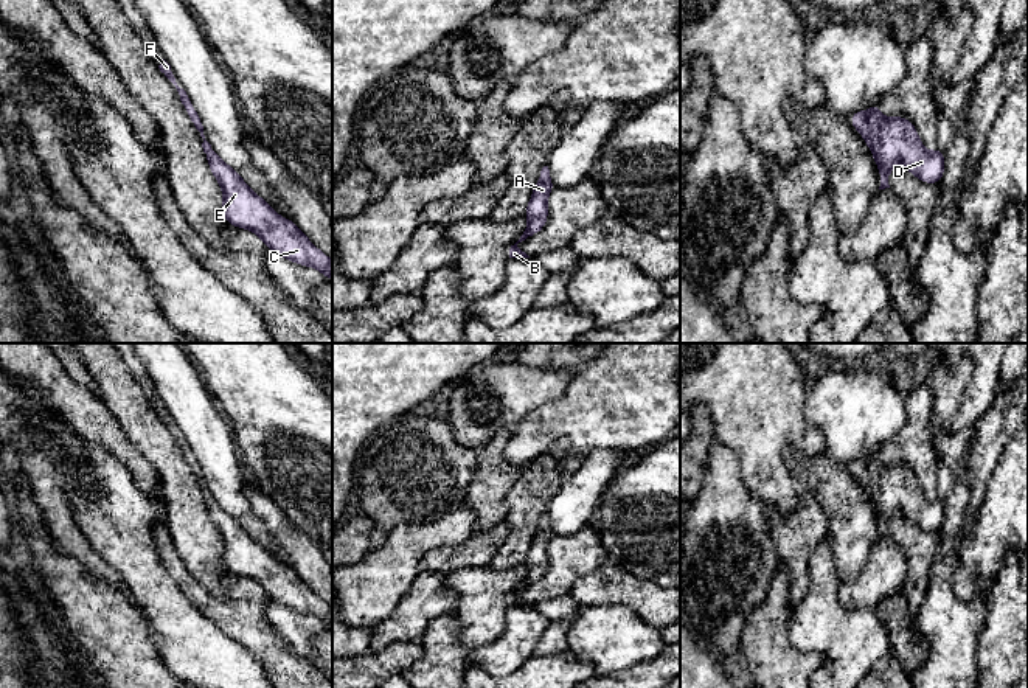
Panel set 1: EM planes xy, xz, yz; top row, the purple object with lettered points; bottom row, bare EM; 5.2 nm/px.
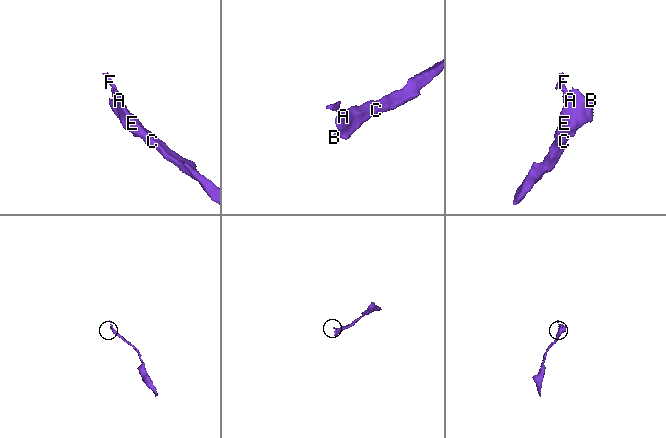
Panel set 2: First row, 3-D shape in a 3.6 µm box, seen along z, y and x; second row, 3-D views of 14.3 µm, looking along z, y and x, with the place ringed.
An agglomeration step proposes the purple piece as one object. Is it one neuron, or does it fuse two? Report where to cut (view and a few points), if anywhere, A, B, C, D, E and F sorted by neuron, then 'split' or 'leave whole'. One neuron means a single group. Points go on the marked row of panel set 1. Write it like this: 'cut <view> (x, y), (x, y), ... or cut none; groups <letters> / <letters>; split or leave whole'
cut none; groups A B C D E F; leave whole

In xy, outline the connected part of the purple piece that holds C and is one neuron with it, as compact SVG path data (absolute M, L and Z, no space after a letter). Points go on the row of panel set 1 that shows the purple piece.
M163 59L158 68L163 73L163 76L172 84L175 95L180 98L191 121L194 123L196 129L200 132L200 137L203 138L202 148L208 160L211 174L216 177L216 180L219 182L222 188L222 196L224 196L222 214L227 219L227 222L238 228L245 228L245 230L253 231L264 241L267 248L272 250L273 253L289 261L293 261L300 266L315 267L325 275L326 280L332 280L332 261L309 241L309 238L297 227L293 221L284 219L278 213L275 213L272 205L267 203L264 199L261 199L242 180L242 177L217 155L217 152L205 140L200 118L197 112L194 110L186 92L182 89L179 79L175 78L171 65Z

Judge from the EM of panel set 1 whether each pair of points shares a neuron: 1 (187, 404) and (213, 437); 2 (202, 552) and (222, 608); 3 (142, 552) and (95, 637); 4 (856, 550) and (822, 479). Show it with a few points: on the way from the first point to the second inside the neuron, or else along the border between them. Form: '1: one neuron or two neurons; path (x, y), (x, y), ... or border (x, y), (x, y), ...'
1: one neuron; path (194, 412), (207, 429)
2: two neurons; border (188, 572), (215, 594), (224, 592)
3: two neurons; border (126, 594), (148, 623)
4: one neuron; path (853, 533), (851, 514), (839, 496)

